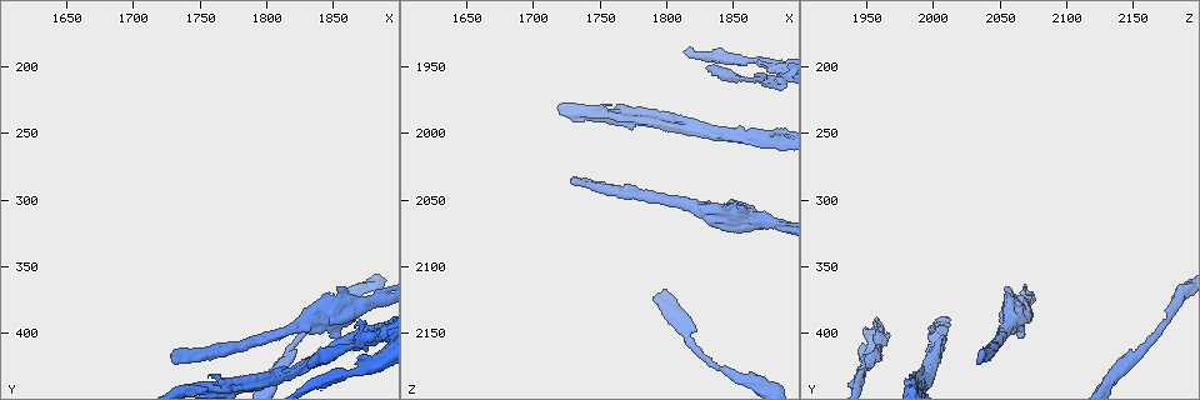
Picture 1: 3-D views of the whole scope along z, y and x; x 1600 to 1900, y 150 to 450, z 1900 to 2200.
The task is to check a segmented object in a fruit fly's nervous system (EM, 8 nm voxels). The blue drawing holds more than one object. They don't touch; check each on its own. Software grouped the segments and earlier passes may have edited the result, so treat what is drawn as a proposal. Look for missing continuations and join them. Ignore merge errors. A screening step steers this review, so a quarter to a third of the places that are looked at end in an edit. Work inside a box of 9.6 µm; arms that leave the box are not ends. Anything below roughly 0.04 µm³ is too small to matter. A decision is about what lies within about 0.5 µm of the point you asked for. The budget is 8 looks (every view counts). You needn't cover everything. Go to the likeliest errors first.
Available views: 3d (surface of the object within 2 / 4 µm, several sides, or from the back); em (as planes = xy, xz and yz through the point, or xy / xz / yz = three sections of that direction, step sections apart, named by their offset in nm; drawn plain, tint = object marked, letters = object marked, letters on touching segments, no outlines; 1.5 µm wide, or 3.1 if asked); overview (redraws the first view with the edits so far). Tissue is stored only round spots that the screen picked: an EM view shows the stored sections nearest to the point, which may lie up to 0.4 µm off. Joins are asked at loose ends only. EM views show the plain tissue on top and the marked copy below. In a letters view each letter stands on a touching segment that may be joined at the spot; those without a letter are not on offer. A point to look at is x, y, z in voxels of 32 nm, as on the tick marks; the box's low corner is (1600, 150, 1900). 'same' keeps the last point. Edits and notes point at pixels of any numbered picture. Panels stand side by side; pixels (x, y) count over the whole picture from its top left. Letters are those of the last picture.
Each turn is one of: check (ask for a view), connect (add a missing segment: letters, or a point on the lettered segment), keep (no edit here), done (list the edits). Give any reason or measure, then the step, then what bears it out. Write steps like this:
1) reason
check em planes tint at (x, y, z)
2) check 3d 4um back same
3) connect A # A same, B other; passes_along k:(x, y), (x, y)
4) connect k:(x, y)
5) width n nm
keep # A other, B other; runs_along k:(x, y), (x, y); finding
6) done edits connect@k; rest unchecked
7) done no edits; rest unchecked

long arm stops here
check em planes letters at (1728, 422, 2036)

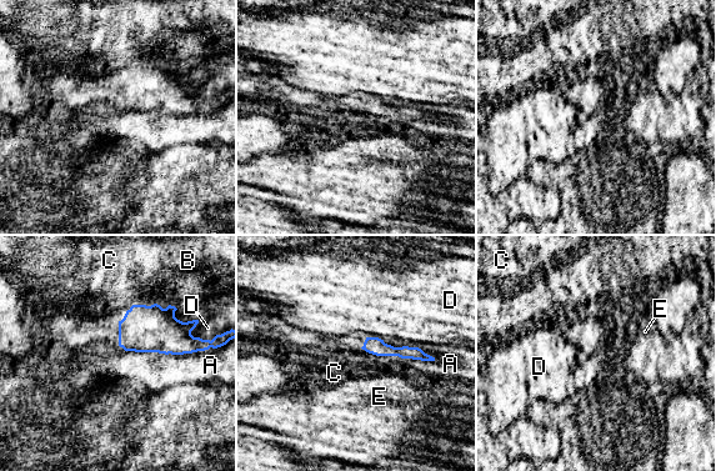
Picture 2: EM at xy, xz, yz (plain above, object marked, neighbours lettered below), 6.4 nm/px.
width 110 nm
keep # A other, B other, C other, D other, E other; runs_along 2:(366, 345), (415, 352), (426, 357); none of them fits

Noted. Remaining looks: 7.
an open end
check 3d 2um at (1832, 422, 1950)

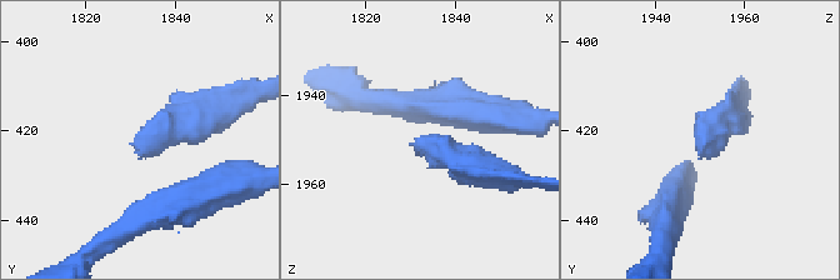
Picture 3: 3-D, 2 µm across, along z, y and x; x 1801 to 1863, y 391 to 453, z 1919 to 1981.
shape alone is not enough
check em planes letters at (1830, 423, 1950)

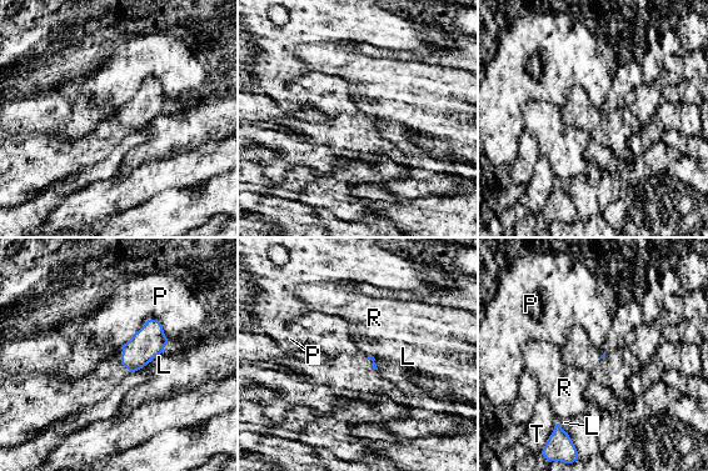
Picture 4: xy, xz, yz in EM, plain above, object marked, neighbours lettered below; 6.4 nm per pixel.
keep # L other, P other, R other, T other; no lettered segment goes on from it

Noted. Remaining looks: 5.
branch stops here
check em planes letters at (1854, 404, 2064)

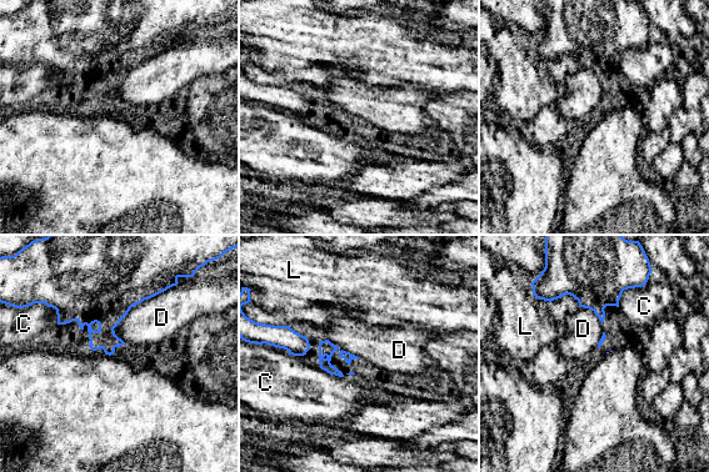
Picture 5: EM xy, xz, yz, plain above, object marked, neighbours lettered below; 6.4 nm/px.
keep # C other, D other, L other; border 5:(647, 282), (625, 289), (618, 306); none of them fits

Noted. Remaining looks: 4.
done no edits; rest unchecked

